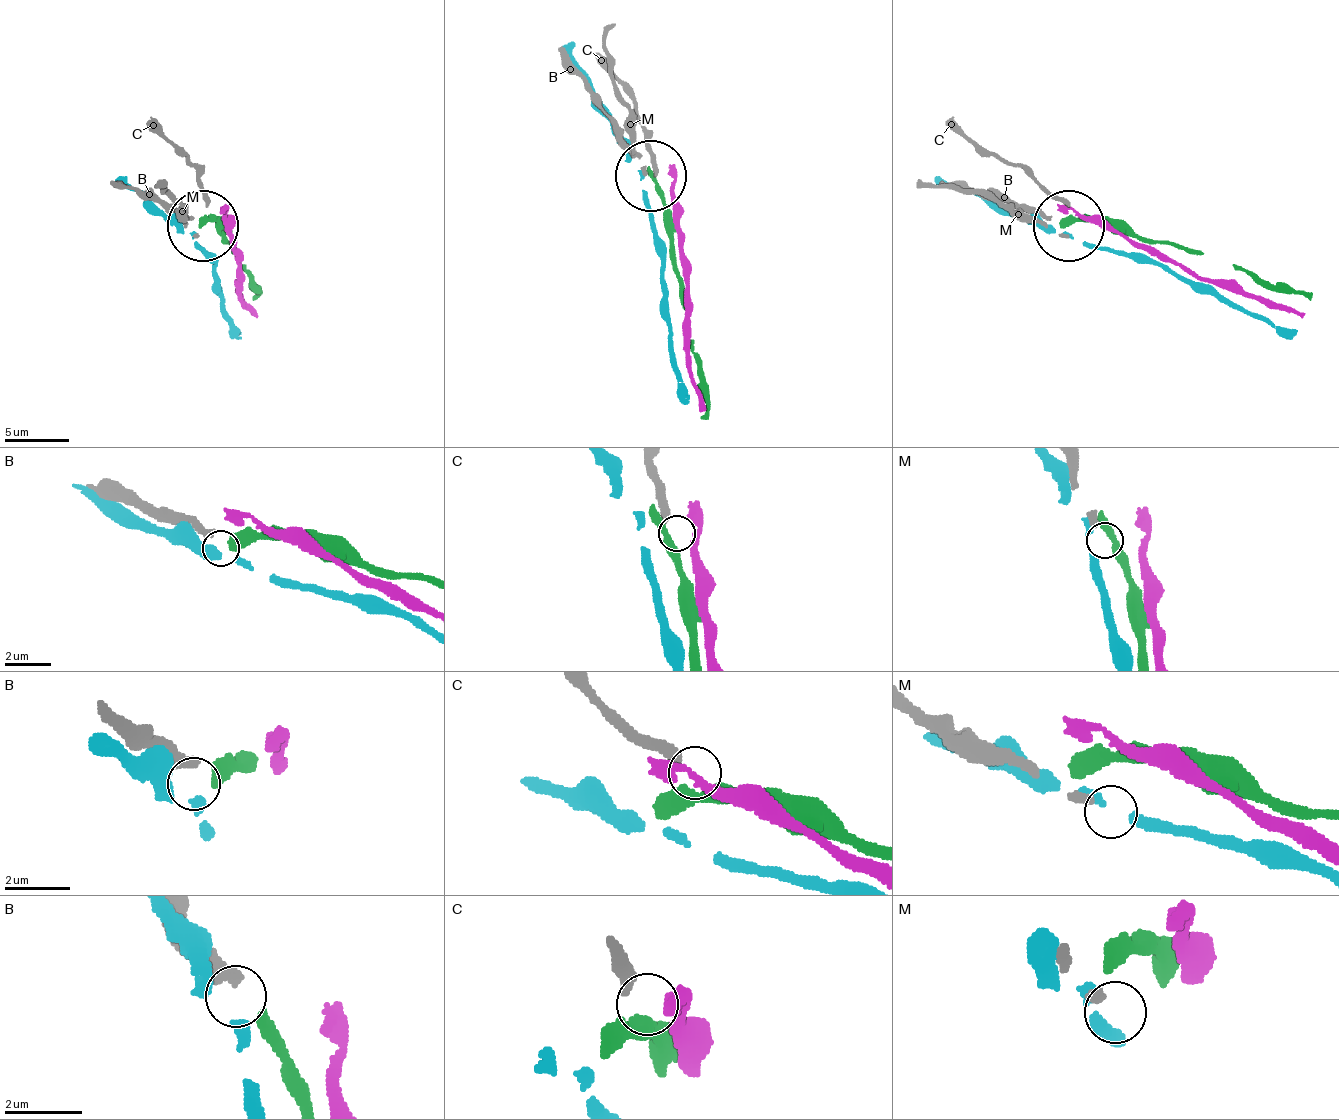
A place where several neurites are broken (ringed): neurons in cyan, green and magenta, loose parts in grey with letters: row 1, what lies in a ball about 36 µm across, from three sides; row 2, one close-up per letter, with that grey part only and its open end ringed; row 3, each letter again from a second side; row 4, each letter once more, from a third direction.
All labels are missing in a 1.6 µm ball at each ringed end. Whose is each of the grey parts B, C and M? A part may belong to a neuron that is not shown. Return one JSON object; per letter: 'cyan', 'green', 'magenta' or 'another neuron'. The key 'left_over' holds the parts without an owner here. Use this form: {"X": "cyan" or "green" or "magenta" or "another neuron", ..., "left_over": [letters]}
{"B": "green", "C": "another neuron", "M": "another neuron", "left_over": ["C", "M"]}

